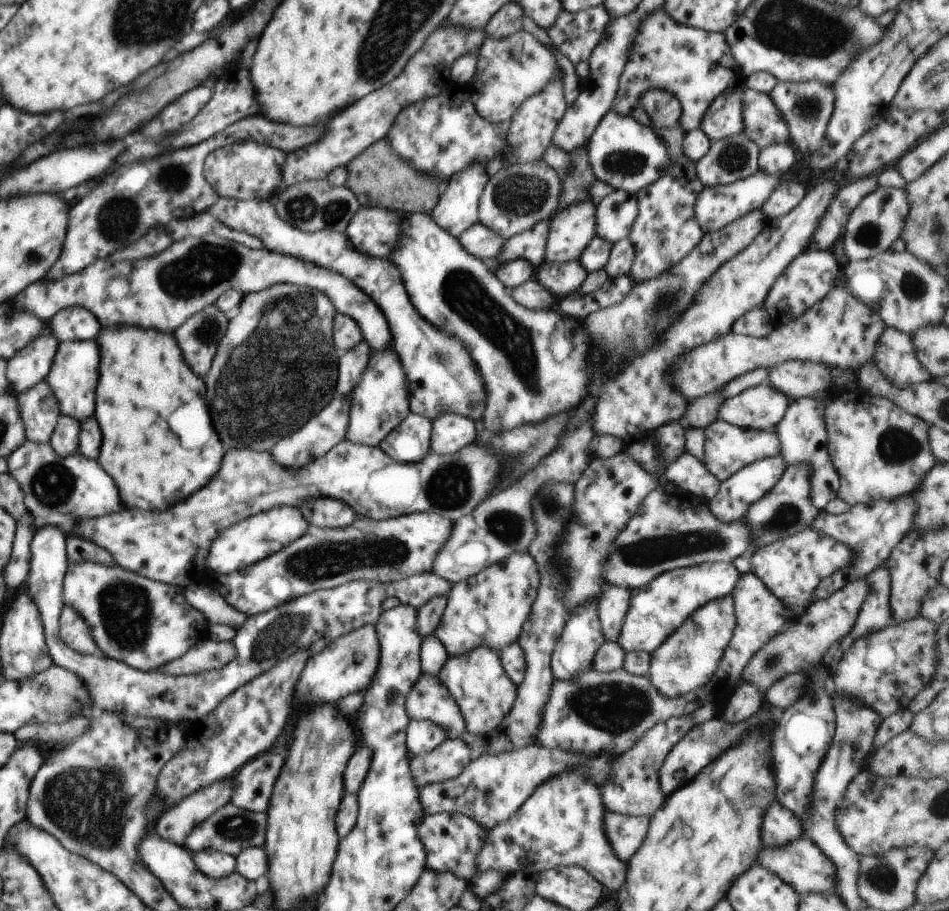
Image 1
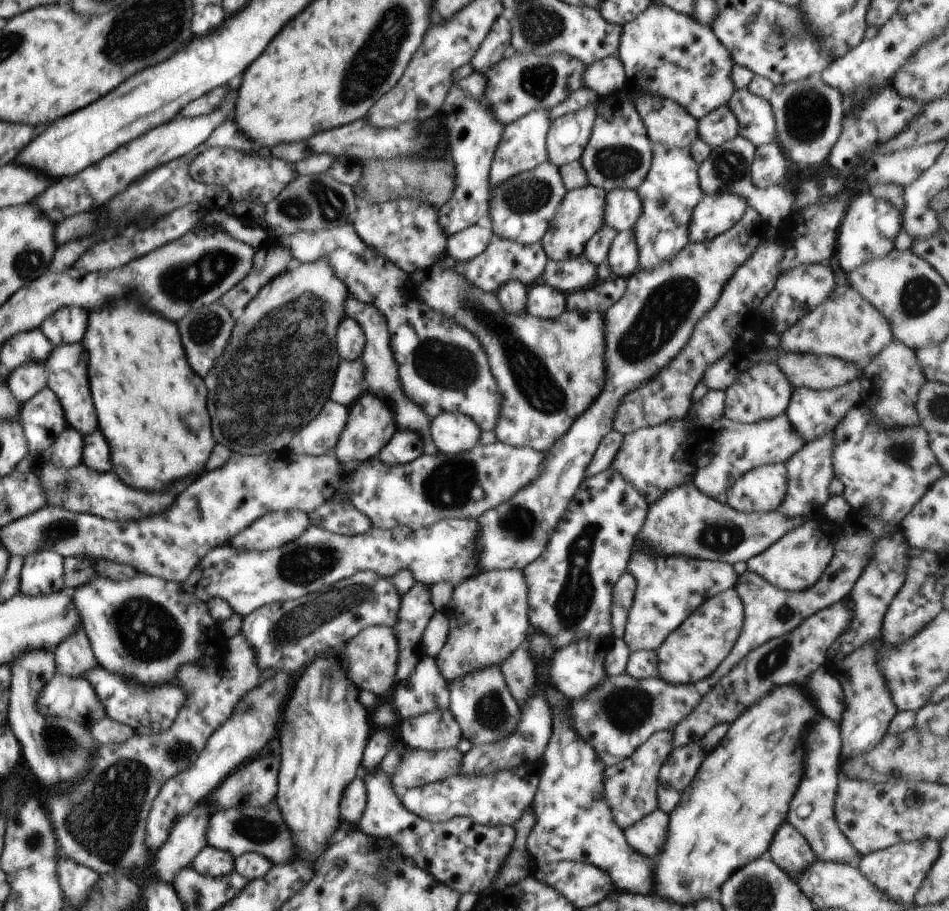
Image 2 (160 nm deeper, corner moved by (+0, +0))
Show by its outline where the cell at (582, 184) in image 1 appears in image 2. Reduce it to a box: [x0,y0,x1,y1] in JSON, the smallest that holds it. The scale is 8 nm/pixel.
[453,235,548,293]

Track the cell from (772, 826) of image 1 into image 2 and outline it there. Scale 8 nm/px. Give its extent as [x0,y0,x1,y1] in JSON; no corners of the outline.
[768,824,816,880]

